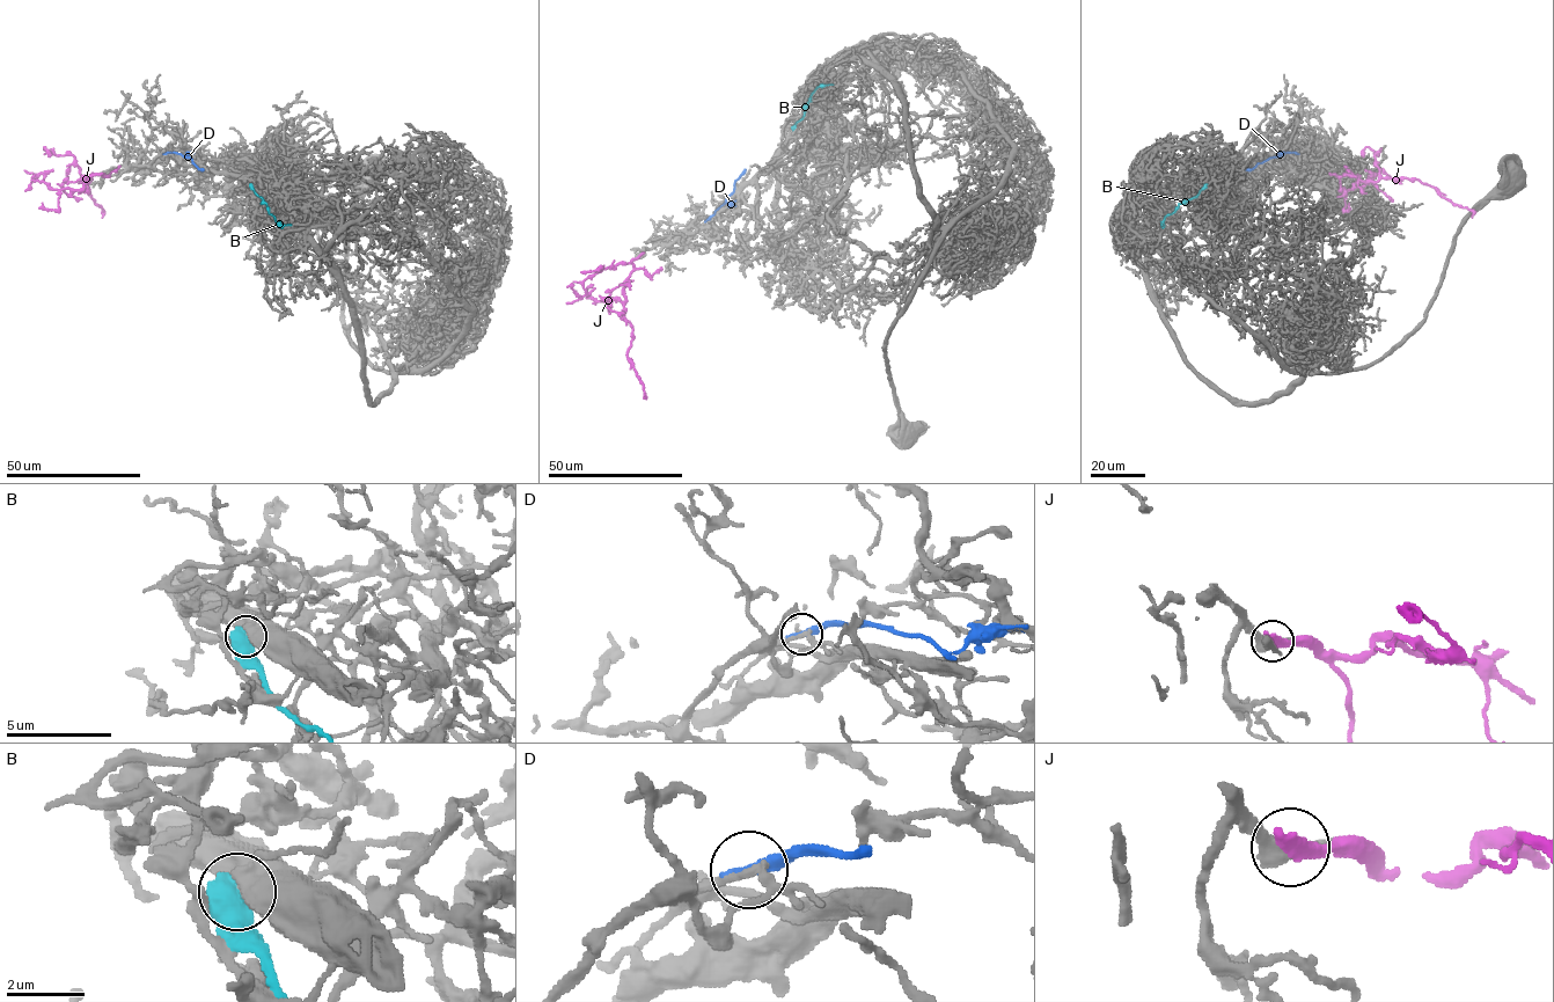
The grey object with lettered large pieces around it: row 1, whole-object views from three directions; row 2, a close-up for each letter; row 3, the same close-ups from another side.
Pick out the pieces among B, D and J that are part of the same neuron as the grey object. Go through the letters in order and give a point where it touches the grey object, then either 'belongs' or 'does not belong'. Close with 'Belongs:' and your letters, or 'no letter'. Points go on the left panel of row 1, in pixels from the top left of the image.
B: meets grey at (251, 184); does not belong
D: meets grey at (165, 153); does not belong
J: meets grey at (100, 174); does not belong
Belongs: no letter

